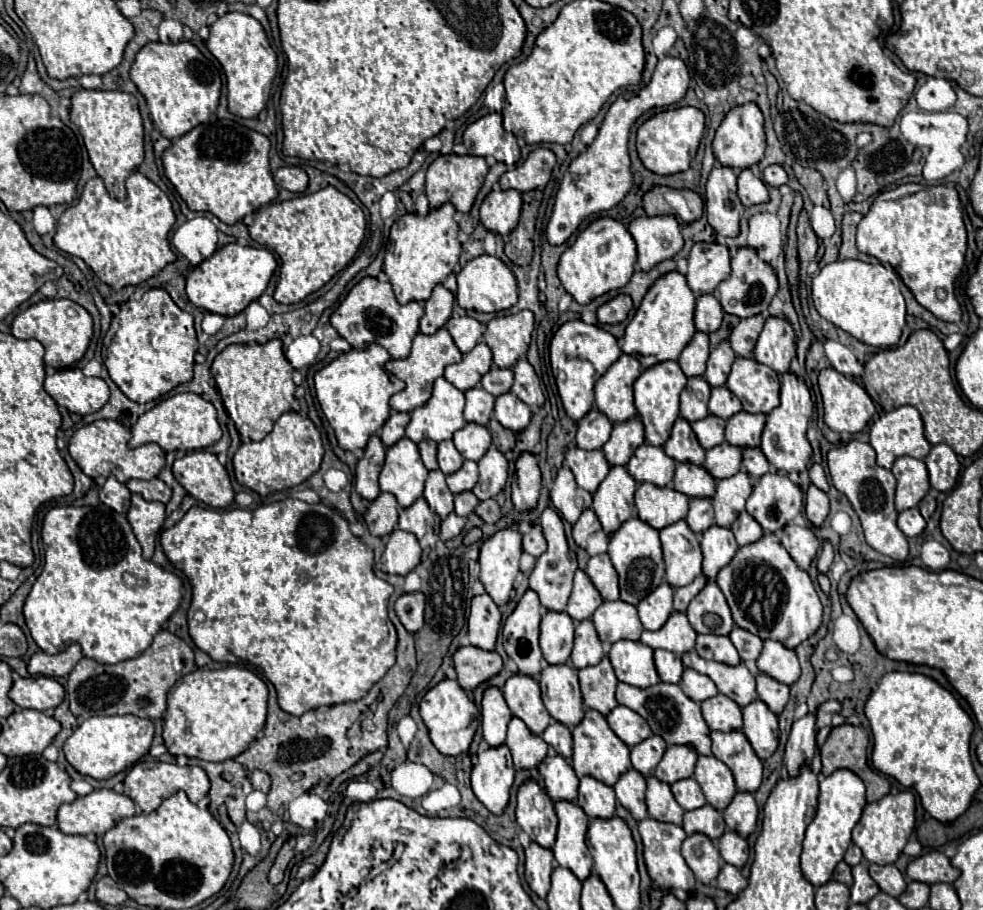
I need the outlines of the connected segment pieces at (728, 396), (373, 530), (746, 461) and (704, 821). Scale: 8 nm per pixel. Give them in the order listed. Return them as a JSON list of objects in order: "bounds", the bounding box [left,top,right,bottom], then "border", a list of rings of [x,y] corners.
[{"bounds":[709,385,743,419],"border":[[[727,385],[711,389],[709,413],[717,415],[717,417],[723,417],[723,419],[729,419],[731,415],[735,415],[741,409],[743,409],[741,401],[737,399],[737,395],[733,395],[733,391],[729,391]]]},{"bounds":[363,493,397,535],"border":[[[381,493],[375,501],[371,501],[363,517],[371,535],[389,535],[397,525],[397,499],[389,493]]]},{"bounds":[743,447,769,479],"border":[[[745,447],[743,449],[743,467],[747,469],[747,473],[753,479],[757,479],[769,471],[769,461],[765,459],[765,455],[761,455],[759,447]]]},{"bounds":[683,805,725,841],"border":[[[705,805],[705,807],[699,807],[697,811],[685,811],[683,829],[687,835],[699,831],[715,841],[725,831],[725,821],[715,807]]]}]

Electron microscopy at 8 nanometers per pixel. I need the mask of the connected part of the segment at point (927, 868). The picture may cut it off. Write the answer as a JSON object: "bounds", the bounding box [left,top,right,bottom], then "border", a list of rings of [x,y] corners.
{"bounds":[907,851,959,885],"border":[[[941,851],[925,853],[917,859],[913,859],[907,865],[907,877],[913,881],[921,881],[927,885],[933,883],[953,883],[959,877],[959,871],[951,867],[949,859]]]}

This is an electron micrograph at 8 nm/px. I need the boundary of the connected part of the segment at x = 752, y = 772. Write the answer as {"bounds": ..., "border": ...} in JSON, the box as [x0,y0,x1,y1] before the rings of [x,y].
{"bounds":[711,731,763,793],"border":[[[711,731],[713,755],[733,773],[737,789],[753,793],[761,785],[763,763],[743,731]]]}

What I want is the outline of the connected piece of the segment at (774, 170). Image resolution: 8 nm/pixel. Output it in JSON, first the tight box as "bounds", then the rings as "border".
{"bounds":[763,165,787,187],"border":[[[769,165],[763,171],[763,175],[765,175],[765,183],[769,183],[773,187],[783,187],[787,183],[787,173],[781,165]]]}

